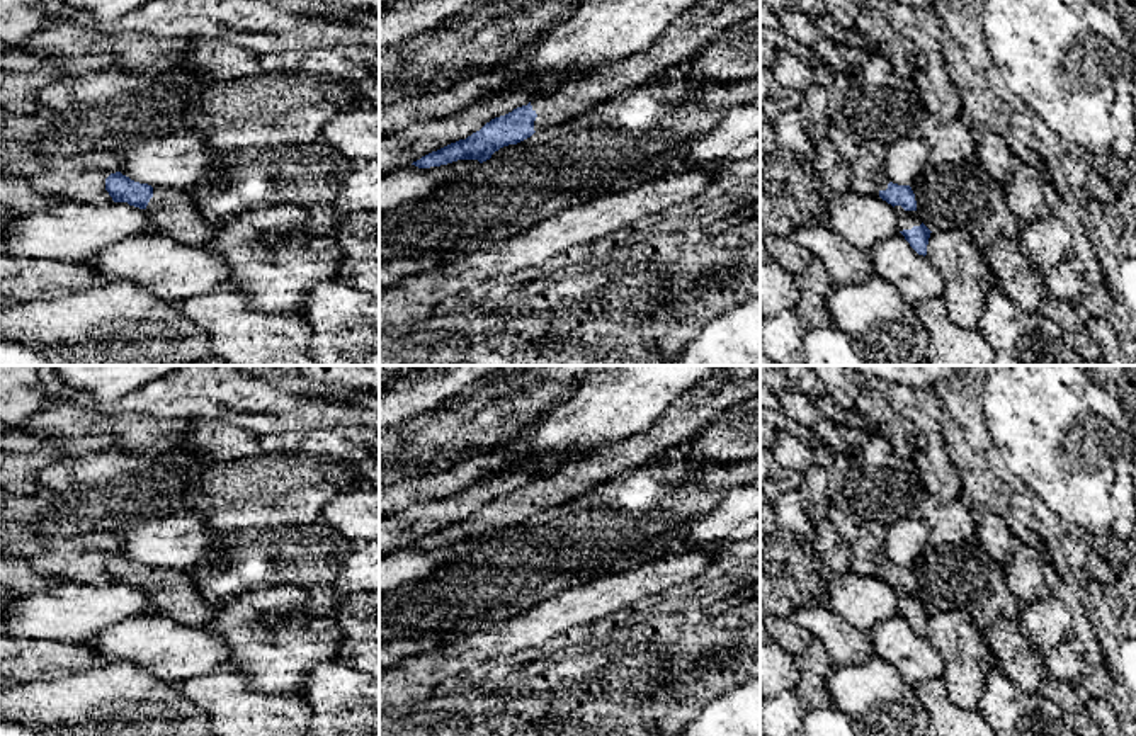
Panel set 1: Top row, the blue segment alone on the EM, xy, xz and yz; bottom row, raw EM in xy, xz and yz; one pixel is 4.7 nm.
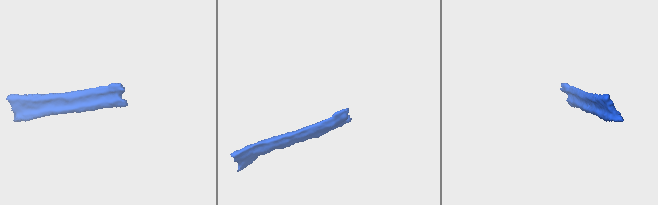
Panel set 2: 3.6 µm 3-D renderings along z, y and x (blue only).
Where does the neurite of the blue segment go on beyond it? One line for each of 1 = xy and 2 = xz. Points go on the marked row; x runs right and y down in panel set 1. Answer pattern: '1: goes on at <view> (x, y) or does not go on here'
1: goes on at xy (172, 211)
2: goes on at xz (681, 41)

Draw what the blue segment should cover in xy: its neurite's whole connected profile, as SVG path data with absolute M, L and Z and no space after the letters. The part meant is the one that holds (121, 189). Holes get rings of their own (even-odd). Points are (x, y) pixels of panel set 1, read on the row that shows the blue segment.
M111 173L105 190L114 202L145 209L150 216L150 231L165 235L184 245L207 245L218 229L197 209L192 194L173 187L151 187L122 175Z

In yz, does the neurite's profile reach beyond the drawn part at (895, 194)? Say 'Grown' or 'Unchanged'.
Grown

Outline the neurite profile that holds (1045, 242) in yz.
M1048 211L1037 219L1024 223L1015 241L1024 257L1039 270L1073 258L1070 228Z

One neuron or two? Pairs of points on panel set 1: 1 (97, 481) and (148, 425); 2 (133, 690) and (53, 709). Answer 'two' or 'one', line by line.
1: two
2: one

